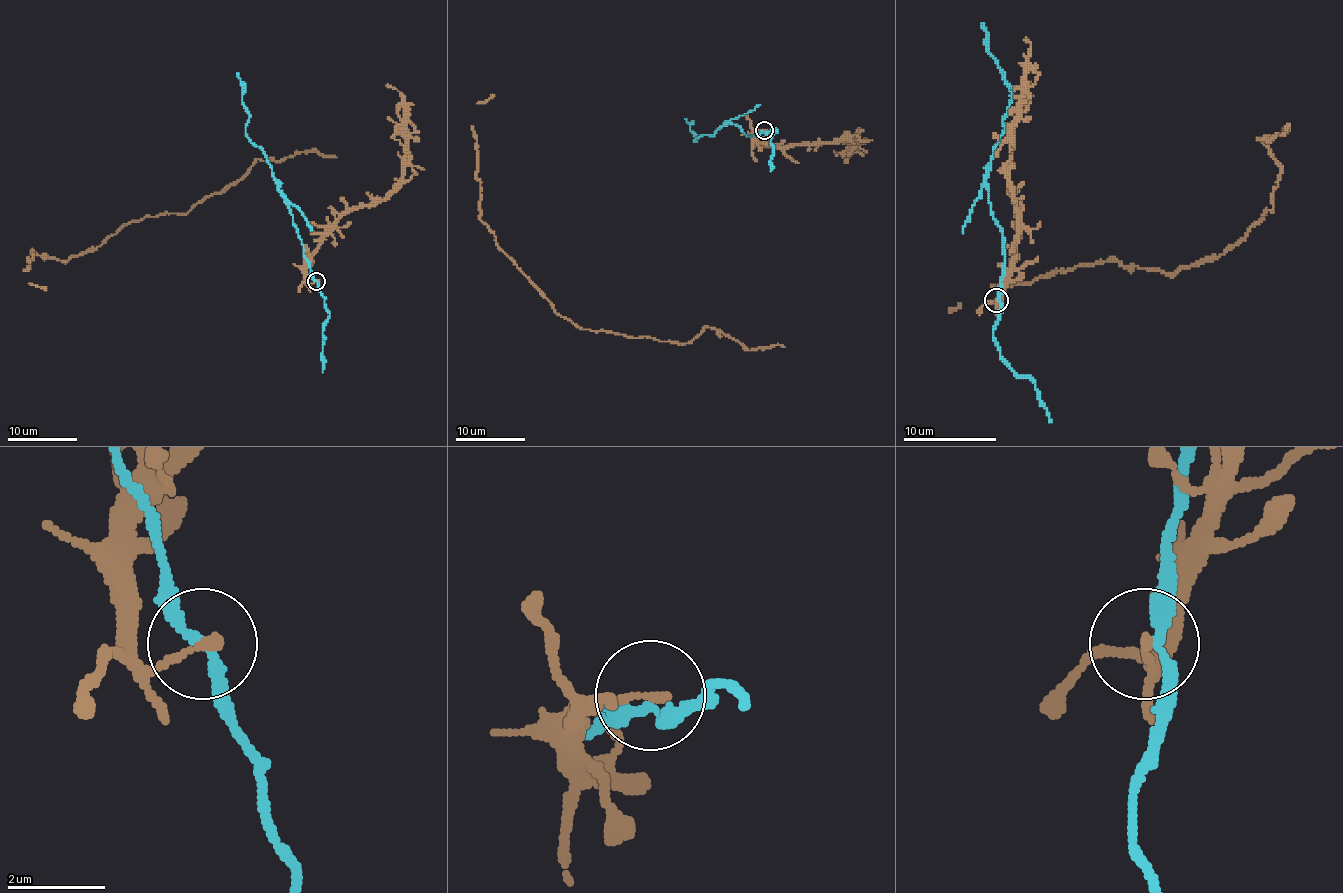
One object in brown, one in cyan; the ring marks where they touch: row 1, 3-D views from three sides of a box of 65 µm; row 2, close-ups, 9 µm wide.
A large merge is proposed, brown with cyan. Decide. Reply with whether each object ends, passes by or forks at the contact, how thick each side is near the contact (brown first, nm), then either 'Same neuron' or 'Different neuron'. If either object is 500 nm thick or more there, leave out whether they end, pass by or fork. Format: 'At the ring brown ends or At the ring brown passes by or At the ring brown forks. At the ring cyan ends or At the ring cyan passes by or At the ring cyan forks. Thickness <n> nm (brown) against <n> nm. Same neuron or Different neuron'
At the ring brown ends. At the ring cyan passes by. Thickness 200 nm (brown) against 200 nm. Different neuron

